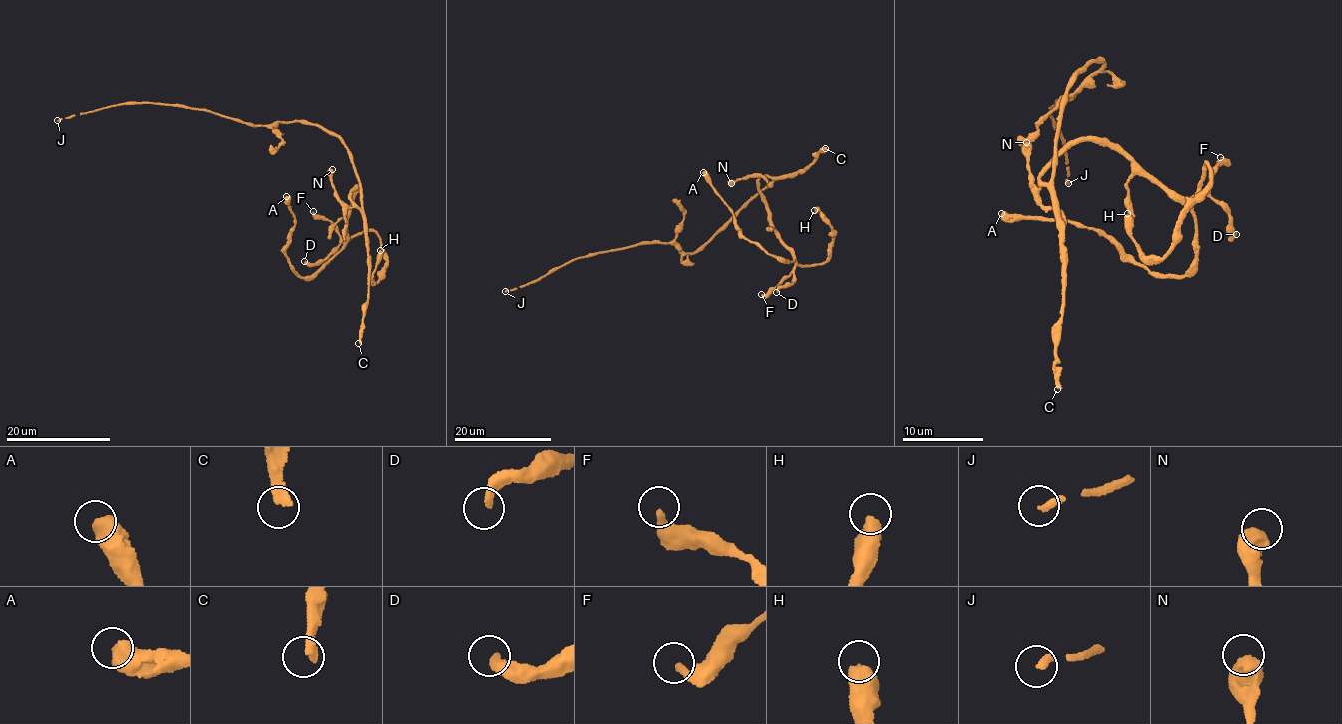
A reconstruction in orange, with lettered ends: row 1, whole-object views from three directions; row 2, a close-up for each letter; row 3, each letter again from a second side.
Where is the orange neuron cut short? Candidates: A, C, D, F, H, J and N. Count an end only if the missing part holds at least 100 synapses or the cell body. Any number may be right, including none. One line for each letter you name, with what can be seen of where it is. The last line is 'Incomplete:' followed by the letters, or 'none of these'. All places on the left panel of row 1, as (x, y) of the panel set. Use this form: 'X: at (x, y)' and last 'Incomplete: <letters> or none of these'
J: at (57, 120)
Incomplete: J

